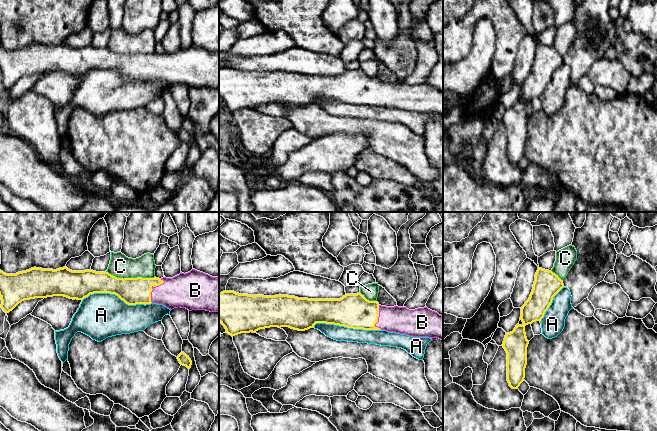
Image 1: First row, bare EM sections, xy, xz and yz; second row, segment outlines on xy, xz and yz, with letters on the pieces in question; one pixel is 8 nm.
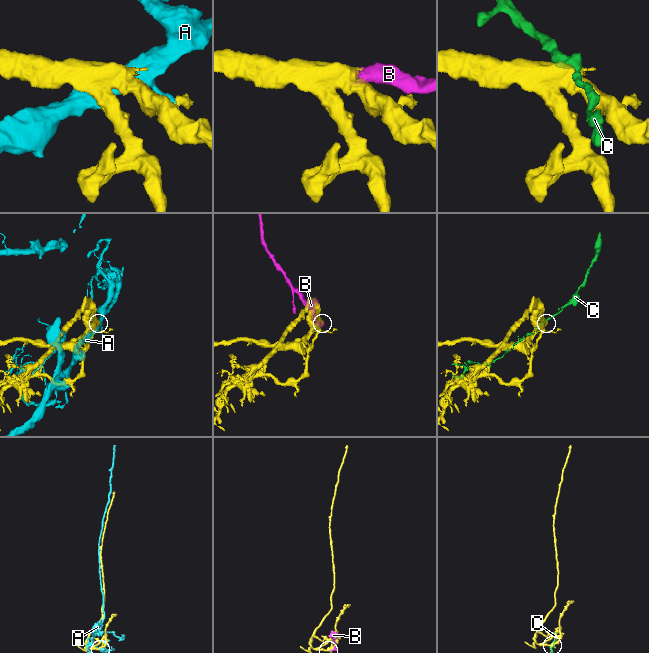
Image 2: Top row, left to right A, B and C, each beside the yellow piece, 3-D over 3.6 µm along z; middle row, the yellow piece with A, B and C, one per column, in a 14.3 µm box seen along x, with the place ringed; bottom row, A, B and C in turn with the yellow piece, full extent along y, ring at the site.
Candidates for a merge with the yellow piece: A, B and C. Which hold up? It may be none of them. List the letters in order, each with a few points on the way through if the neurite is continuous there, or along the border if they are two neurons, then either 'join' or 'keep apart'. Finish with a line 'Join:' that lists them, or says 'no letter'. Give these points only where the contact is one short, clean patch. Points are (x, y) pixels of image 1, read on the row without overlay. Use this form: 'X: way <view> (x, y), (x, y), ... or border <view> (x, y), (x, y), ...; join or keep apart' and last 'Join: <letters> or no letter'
A: keep apart
B: way xy (132, 67), (151, 64), (182, 66); join
C: keep apart
Join: B

